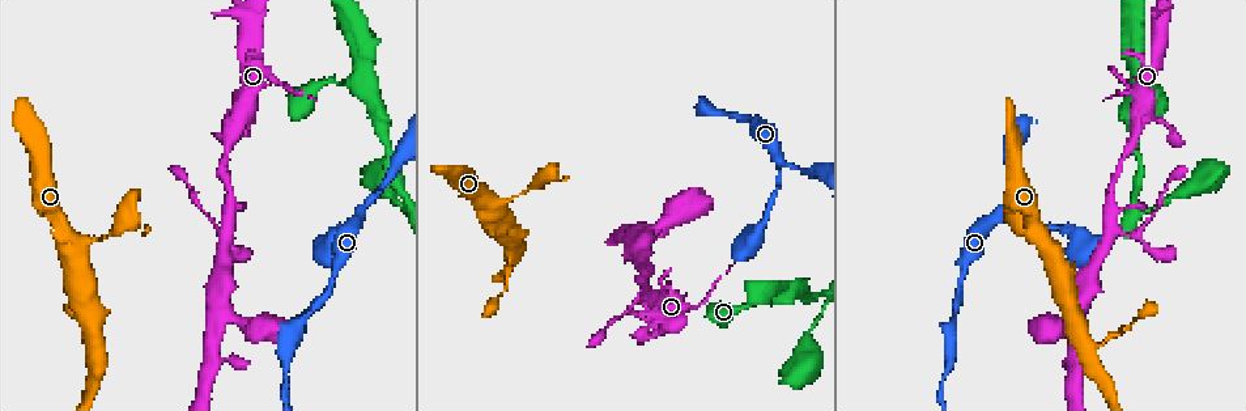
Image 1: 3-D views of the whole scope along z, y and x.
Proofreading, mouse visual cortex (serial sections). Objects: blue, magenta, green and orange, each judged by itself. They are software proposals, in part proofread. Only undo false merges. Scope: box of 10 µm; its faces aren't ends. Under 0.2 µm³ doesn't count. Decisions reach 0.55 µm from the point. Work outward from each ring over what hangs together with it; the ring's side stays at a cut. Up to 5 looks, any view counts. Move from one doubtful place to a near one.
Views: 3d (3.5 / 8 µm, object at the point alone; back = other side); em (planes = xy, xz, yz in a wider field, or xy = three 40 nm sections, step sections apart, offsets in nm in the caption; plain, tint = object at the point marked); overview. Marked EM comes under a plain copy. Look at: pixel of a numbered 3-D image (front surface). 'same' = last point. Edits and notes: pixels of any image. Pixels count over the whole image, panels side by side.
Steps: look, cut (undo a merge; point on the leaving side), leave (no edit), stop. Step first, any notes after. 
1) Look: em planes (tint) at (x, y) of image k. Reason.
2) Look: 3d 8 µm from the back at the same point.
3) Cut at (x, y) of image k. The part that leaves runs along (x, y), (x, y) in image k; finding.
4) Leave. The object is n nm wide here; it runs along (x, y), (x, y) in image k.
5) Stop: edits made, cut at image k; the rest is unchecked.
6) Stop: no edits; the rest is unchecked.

Look: 3d 3.5 µm at (500, 203) of image 1. Sharp bend.

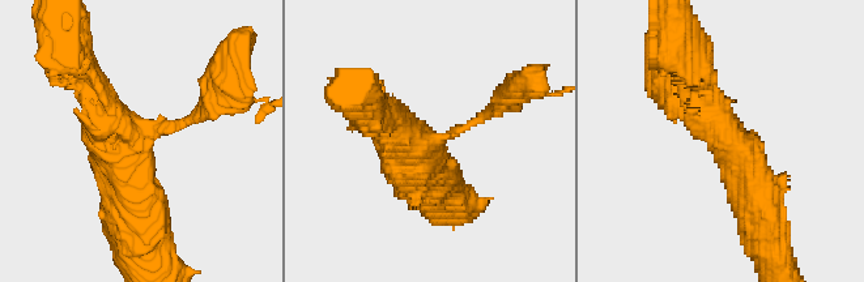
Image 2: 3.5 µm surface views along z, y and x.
Look: em xy step 2 (tint) at (428, 140) of image 2. Need the tissue.

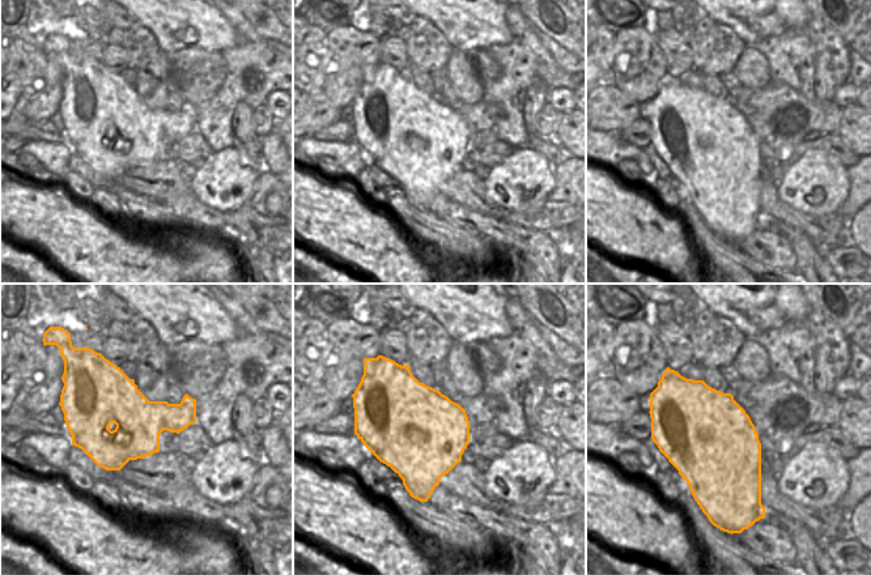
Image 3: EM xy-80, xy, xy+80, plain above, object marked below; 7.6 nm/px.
Look: em planes (tint) at the same point.

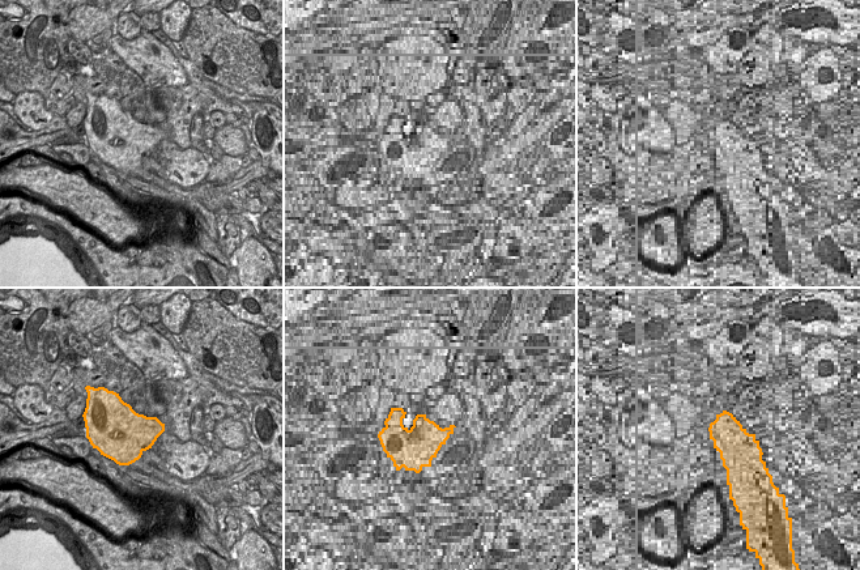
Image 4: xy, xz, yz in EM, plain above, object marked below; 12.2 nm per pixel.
Leave. The object is 650 nm wide here; it runs along (378, 118), (438, 141), (498, 105) in image 2; one cell here.

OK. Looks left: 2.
Look: 3d 3.5 µm at (349, 82) of image 1. Narrows sharply.

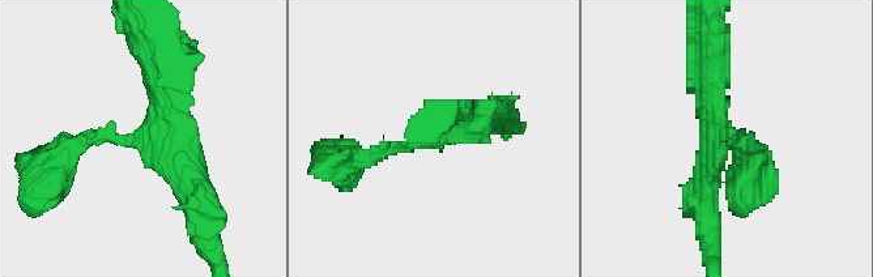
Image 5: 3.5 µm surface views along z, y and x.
Look: em planes (tint) at (143, 143) of image 5. Shape alone is not enough.

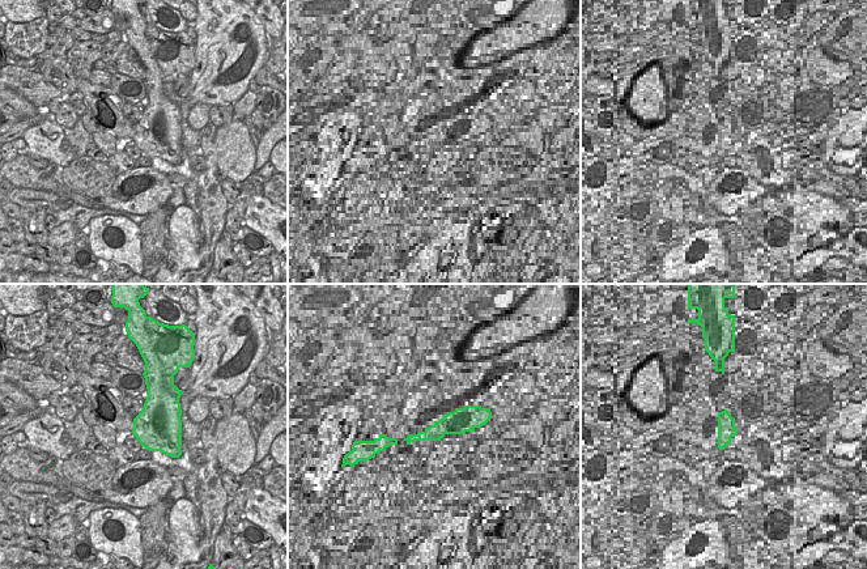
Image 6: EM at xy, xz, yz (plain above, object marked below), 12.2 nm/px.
Leave. It runs along (63, 157), (96, 137), (144, 141), (200, 197) in image 5; continuous, no second cell.

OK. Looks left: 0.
Stop: no edits; the rest is unchecked.

